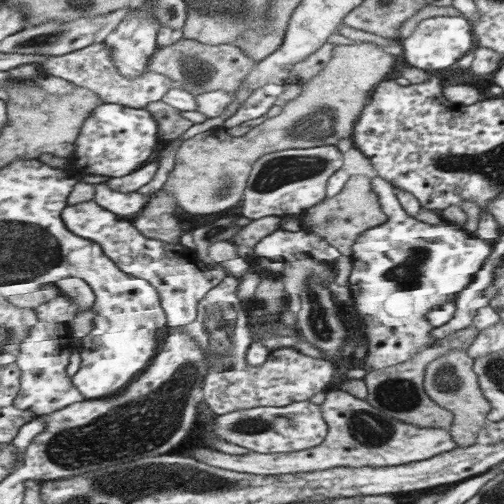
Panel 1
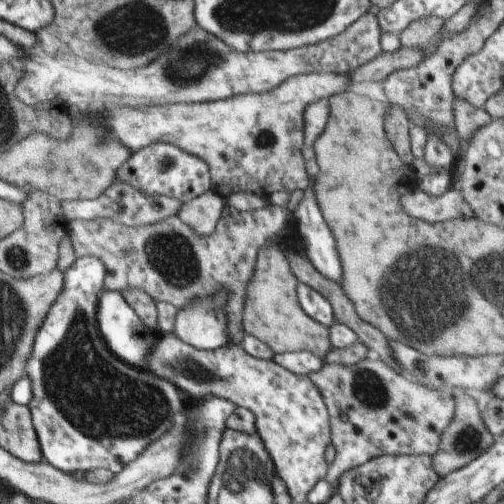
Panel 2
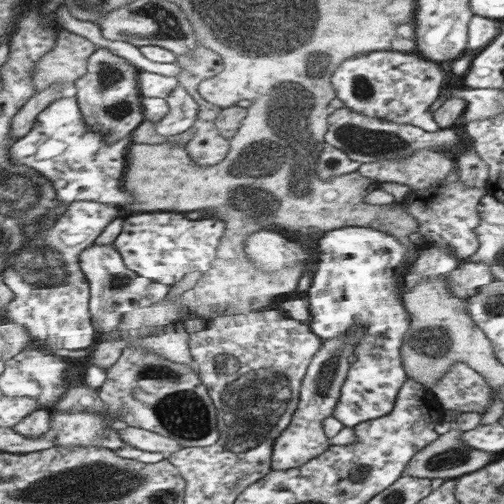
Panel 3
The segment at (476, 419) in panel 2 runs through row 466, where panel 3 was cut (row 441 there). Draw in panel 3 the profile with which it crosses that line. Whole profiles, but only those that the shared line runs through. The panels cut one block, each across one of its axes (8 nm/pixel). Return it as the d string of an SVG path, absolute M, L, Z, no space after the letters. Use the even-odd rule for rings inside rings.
M453 426L449 428L449 432L441 434L439 440L435 440L435 444L429 444L427 448L423 448L421 452L415 452L411 456L411 460L407 462L407 466L403 468L405 476L415 476L415 478L443 478L443 480L457 480L459 476L471 474L475 470L481 470L483 466L487 466L493 460L491 452L483 452L483 450L475 450L475 448L467 448L461 442L461 434L459 430L455 430Z

